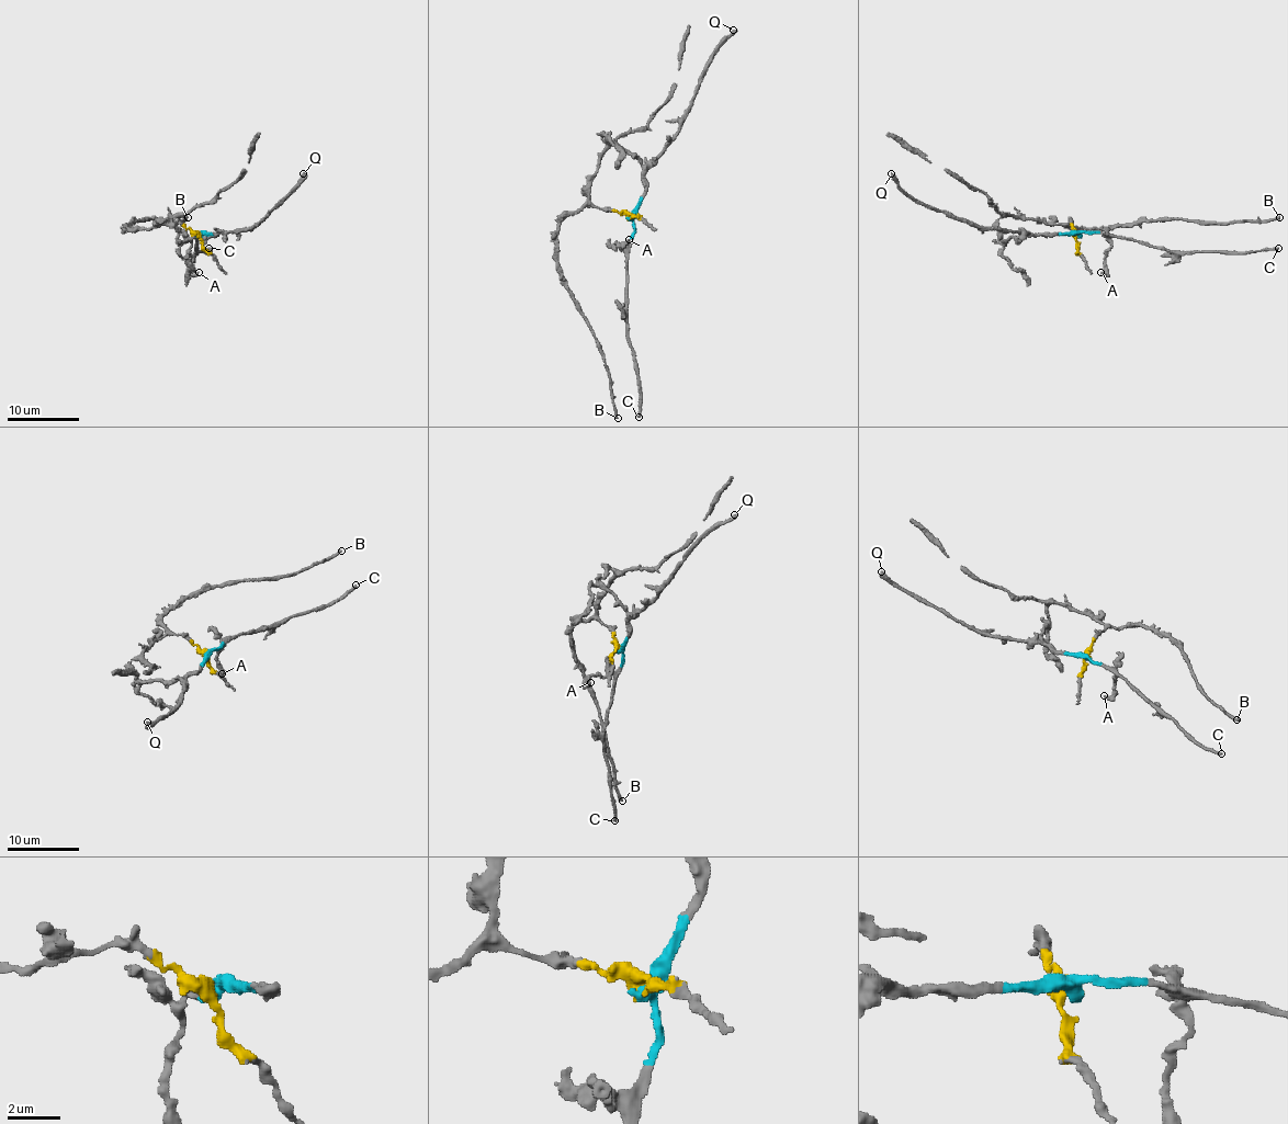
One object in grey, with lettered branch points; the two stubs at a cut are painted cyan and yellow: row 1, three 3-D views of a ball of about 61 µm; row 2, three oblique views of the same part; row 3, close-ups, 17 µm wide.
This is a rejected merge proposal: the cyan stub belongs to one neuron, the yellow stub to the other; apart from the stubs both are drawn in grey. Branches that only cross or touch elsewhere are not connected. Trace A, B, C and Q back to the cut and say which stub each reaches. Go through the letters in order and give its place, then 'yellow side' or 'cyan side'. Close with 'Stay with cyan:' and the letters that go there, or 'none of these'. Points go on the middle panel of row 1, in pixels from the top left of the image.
A: place (629, 239); cyan side
B: place (618, 418); yellow side
C: place (639, 417); cyan side
Q: place (733, 30); cyan side
Stay with cyan: A, C, Q

